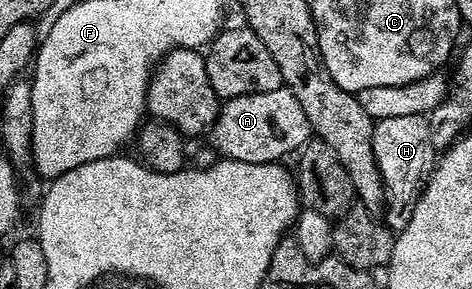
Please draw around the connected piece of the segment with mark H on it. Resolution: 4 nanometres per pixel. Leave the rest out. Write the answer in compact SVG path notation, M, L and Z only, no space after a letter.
M416 115L375 120L372 128L372 148L380 175L384 179L382 207L383 210L388 210L386 223L393 232L398 233L408 223L412 215L412 206L420 198L434 166L434 148L427 118Z

